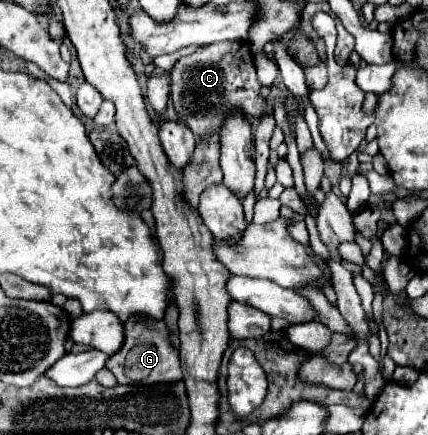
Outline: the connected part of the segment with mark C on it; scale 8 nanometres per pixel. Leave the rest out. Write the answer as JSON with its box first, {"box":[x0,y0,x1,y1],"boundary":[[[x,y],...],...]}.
{"box":[170,41,268,139],"boundary":[[[222,41],[198,47],[192,55],[176,61],[170,71],[170,101],[178,121],[188,125],[196,139],[208,139],[220,133],[226,115],[240,109],[248,119],[260,119],[266,113],[268,99],[260,95],[262,83],[256,77],[252,51],[246,41]]]}

